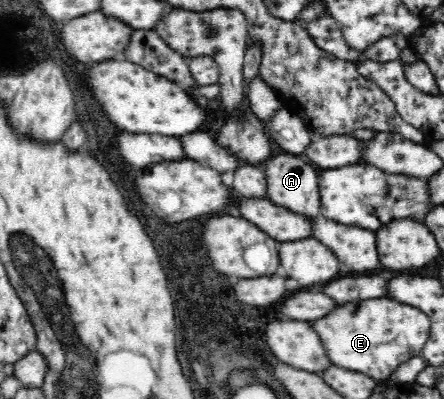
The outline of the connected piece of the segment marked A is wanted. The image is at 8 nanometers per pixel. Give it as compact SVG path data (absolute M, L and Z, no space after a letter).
M282 152L263 162L263 172L267 183L265 198L277 206L310 219L319 214L318 174L304 158Z

